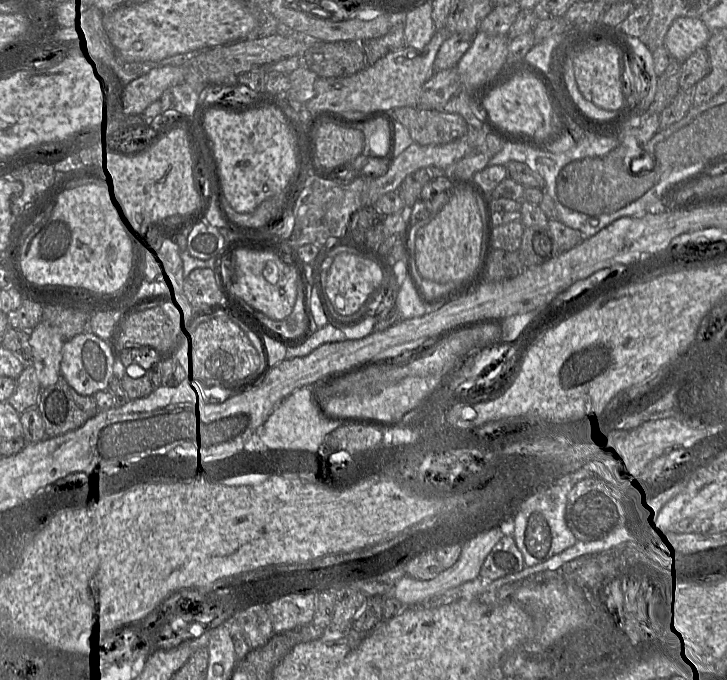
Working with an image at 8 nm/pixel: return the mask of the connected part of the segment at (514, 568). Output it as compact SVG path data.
M511 535L504 536L486 557L479 577L494 581L524 569L523 556Z

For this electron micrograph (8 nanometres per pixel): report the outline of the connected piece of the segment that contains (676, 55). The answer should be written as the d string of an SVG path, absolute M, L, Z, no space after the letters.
M681 17L670 26L664 47L674 59L683 63L698 49L705 48L711 32L700 18Z

